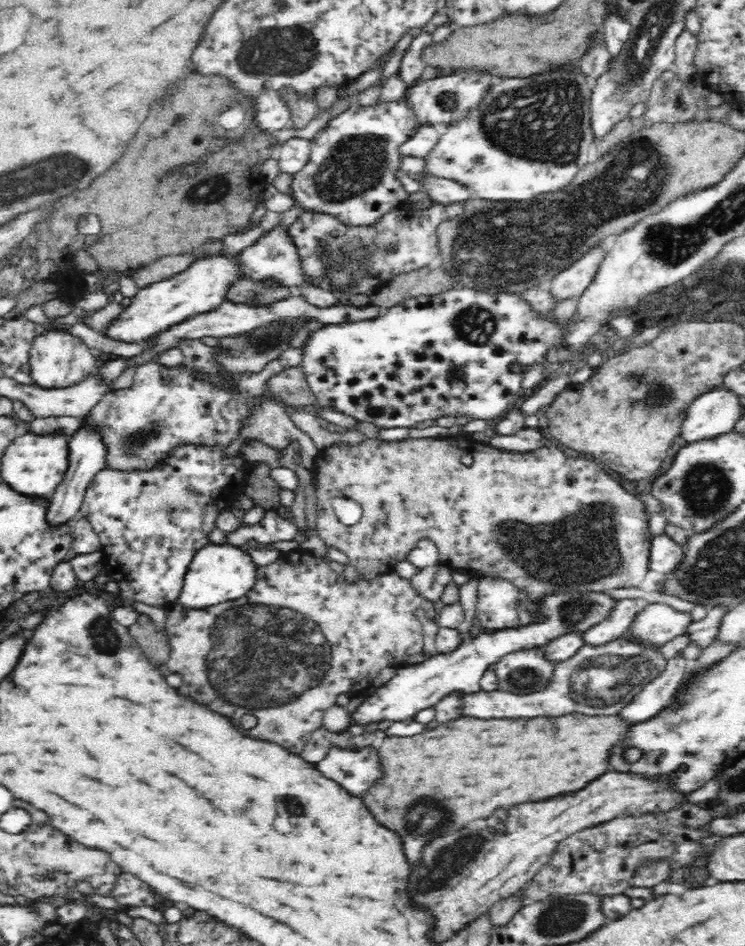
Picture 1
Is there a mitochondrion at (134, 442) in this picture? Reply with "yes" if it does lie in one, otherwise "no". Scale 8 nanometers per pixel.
yes

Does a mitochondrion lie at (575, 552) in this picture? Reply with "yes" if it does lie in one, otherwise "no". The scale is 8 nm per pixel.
yes

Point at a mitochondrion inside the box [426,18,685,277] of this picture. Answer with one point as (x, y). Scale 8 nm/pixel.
(544, 121)

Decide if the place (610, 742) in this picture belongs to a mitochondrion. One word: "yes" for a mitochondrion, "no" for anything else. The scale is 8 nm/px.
no

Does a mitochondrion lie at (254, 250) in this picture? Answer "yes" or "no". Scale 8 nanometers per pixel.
no

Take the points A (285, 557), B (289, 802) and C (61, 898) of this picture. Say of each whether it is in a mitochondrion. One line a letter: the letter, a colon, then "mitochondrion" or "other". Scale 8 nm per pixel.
A: other
B: other
C: other

